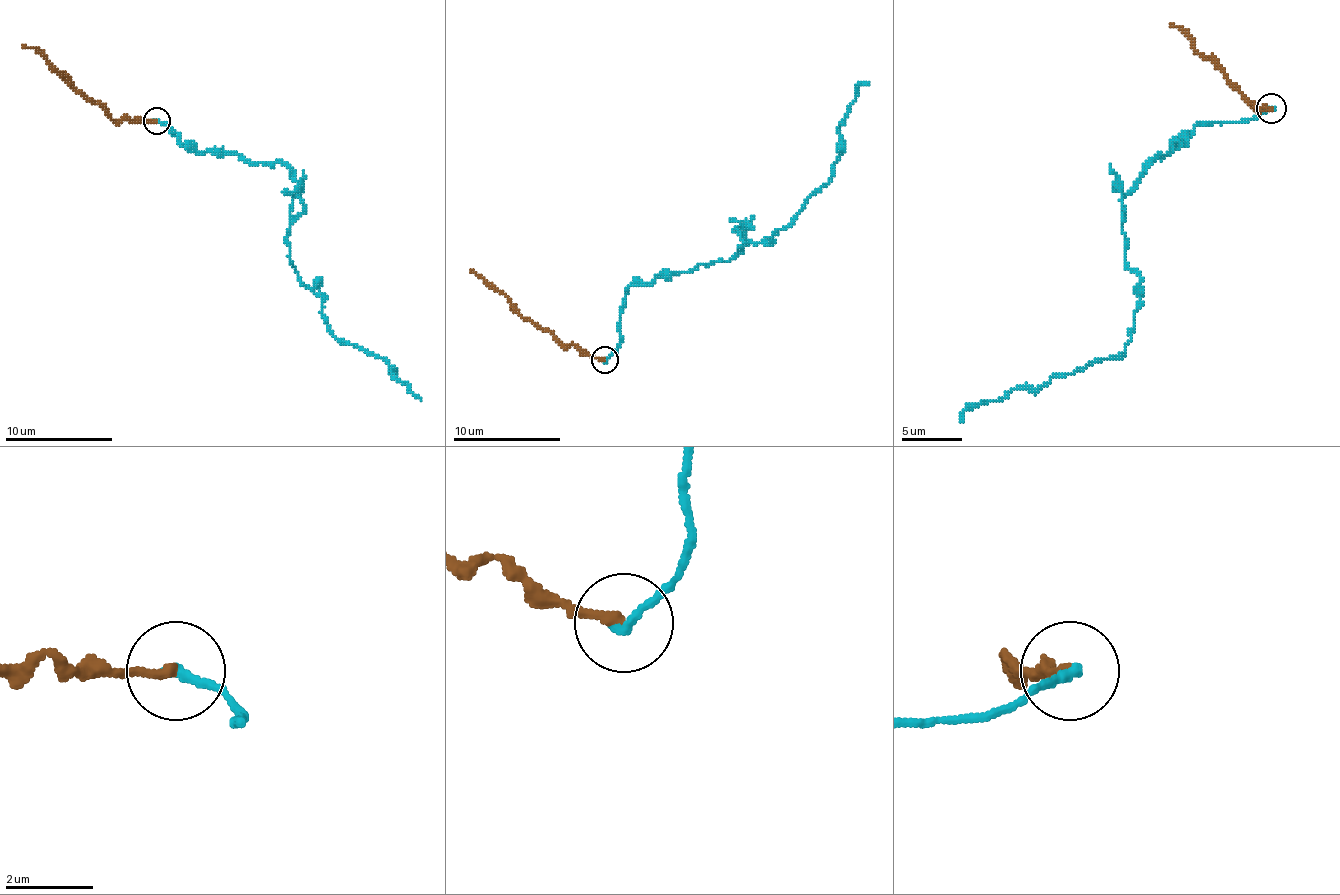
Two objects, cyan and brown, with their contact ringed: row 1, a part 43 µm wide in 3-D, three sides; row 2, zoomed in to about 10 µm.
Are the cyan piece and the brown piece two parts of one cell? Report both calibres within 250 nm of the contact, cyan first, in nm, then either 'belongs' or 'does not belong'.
240 nm thick on the cyan side, 220 nm on the other; does not belong

